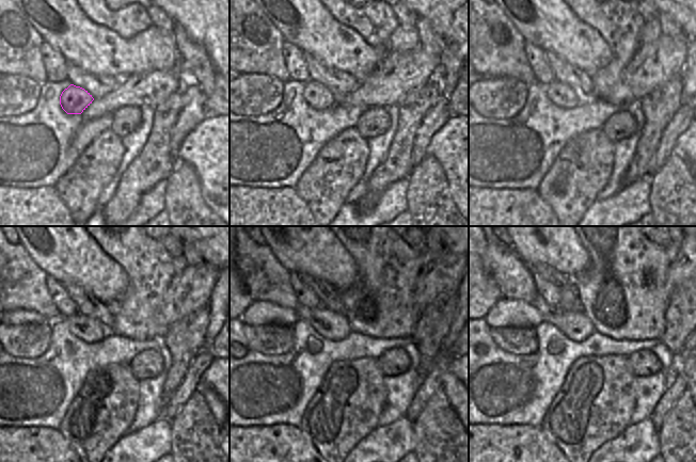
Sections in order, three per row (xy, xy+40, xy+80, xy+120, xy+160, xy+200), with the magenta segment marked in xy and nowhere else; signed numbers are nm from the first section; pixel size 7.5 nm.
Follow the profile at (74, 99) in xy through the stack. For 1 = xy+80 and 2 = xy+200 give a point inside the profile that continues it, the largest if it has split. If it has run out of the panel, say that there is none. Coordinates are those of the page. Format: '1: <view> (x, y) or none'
1: xy+80 (563, 95)
2: xy+200 (573, 324)

